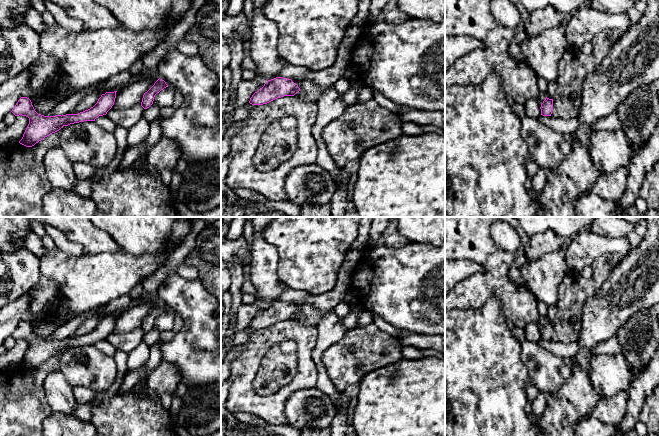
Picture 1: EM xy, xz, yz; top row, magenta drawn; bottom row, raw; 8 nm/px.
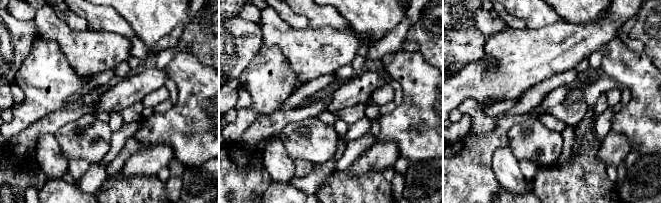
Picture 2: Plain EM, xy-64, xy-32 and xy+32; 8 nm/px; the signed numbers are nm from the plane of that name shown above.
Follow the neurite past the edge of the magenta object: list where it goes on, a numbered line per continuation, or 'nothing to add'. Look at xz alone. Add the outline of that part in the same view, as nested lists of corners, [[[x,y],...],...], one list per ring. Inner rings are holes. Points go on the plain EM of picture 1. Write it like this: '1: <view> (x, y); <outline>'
nothing to add

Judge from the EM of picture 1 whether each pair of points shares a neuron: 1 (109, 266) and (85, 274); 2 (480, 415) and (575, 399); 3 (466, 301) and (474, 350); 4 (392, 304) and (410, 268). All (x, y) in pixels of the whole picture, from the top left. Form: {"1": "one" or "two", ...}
{"1": "one", "2": "two", "3": "two", "4": "one"}

